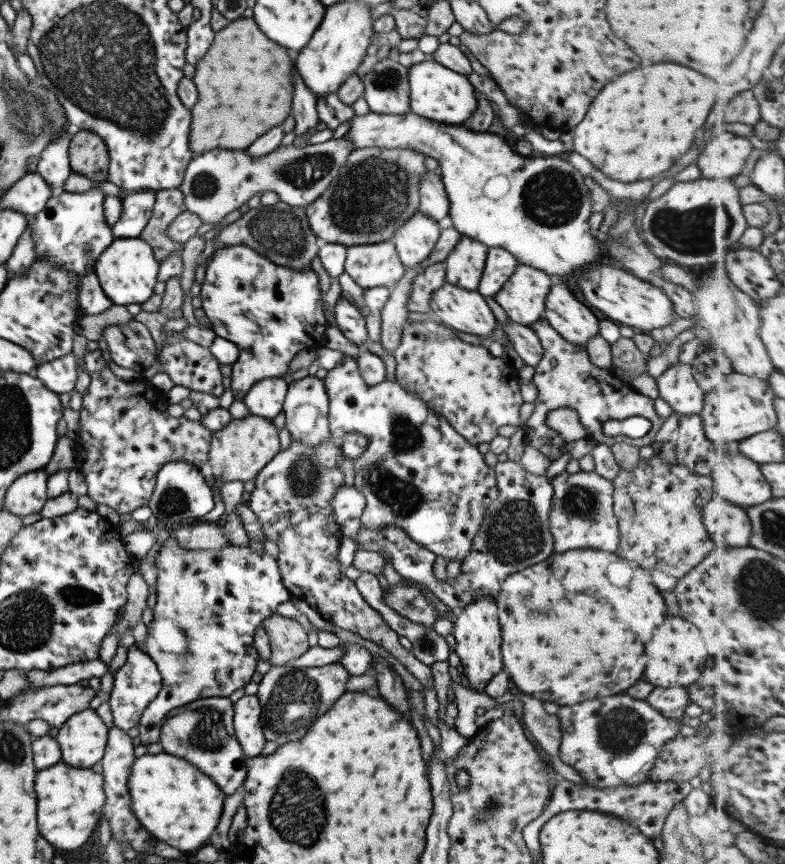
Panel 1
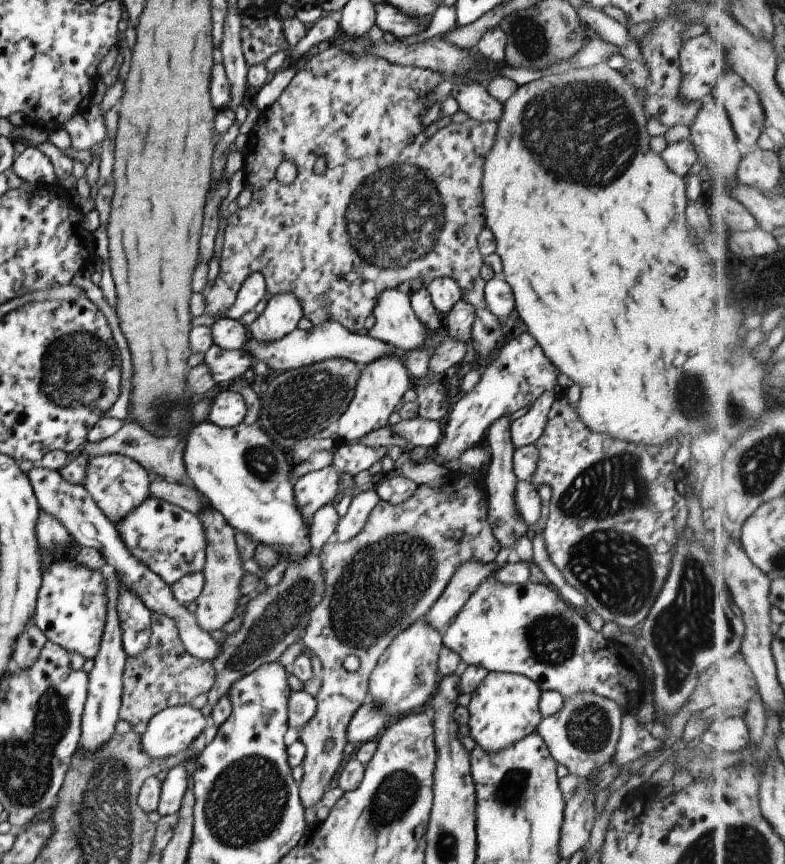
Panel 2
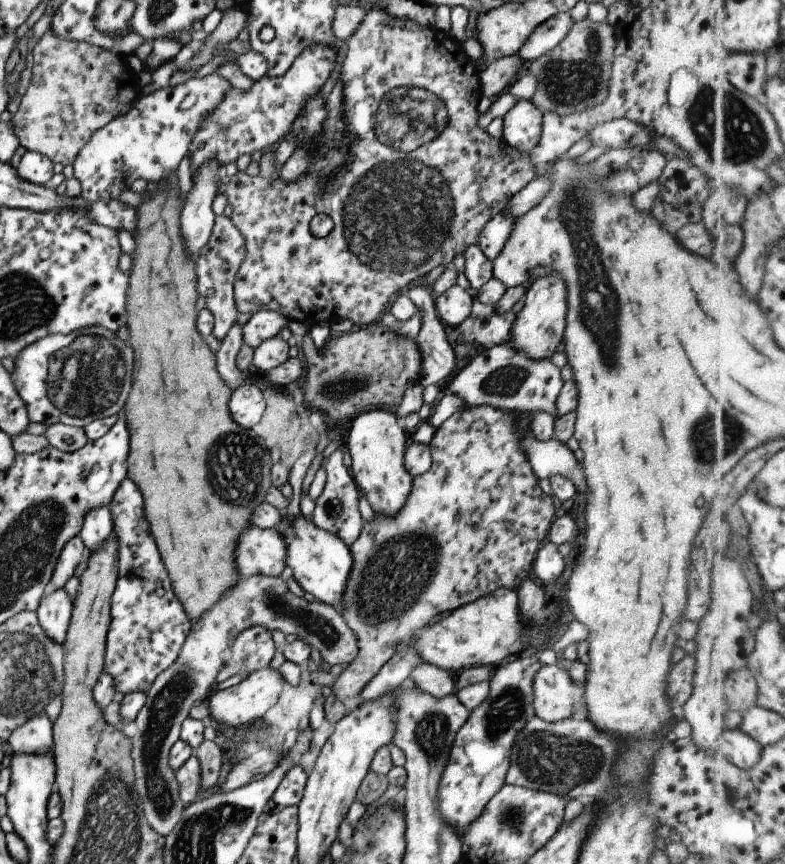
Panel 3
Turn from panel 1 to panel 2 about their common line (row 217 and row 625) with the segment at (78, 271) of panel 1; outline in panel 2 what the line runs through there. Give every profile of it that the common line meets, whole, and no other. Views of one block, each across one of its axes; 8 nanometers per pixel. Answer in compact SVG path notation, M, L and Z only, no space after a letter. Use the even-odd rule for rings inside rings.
M72 549L61 557L44 559L31 620L46 640L67 652L77 652L85 659L93 658L97 654L107 616L105 582L99 570L89 570L76 564L73 555Z

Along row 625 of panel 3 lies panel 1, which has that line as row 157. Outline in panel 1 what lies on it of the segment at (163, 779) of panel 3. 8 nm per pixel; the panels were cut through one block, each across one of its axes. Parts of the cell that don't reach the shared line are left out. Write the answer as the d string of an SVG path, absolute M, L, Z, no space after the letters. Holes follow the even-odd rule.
M343 136L303 147L281 145L259 157L249 155L245 149L211 150L199 156L193 154L178 188L182 192L185 210L199 216L203 224L220 222L229 212L243 206L251 196L263 192L275 192L281 202L305 208L327 188L353 150L353 144Z

